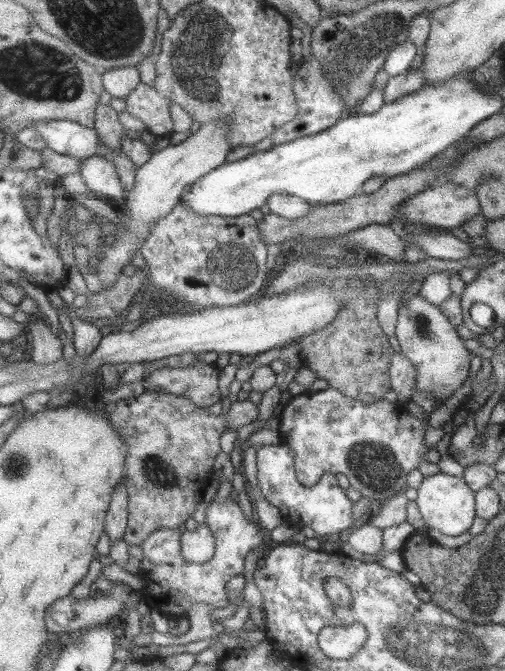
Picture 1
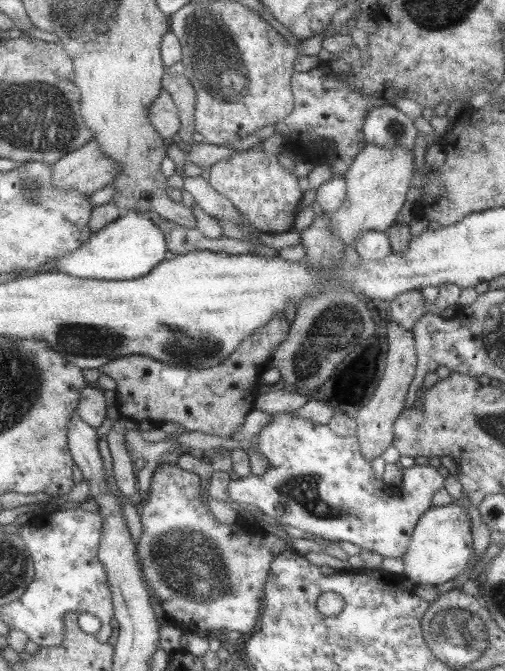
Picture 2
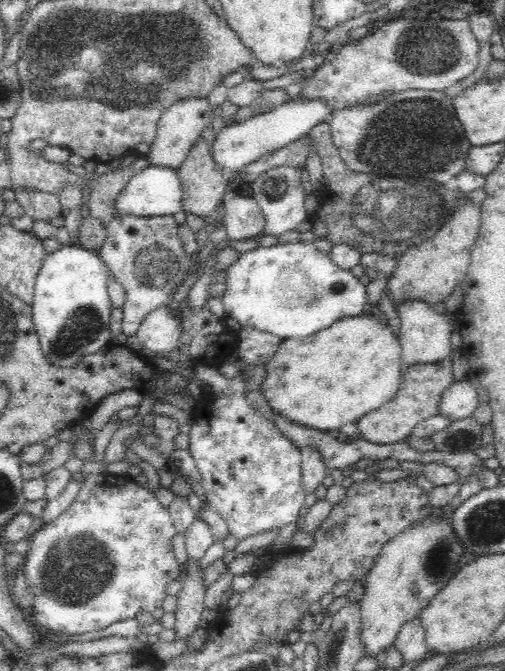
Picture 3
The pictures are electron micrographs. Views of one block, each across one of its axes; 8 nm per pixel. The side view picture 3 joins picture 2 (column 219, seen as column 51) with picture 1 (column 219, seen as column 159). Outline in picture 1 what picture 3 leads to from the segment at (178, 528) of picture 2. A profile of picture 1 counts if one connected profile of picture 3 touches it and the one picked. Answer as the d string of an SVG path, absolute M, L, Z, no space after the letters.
M227 497L224 502L210 501L206 509L206 529L212 531L216 542L216 550L206 563L188 563L180 551L182 528L160 528L150 533L140 545L143 556L152 562L152 569L143 576L144 588L138 593L151 609L164 612L169 618L186 616L194 604L210 604L214 608L228 606L229 598L227 582L235 576L242 575L244 558L252 552L264 539L264 528L254 518L246 519L238 500Z

